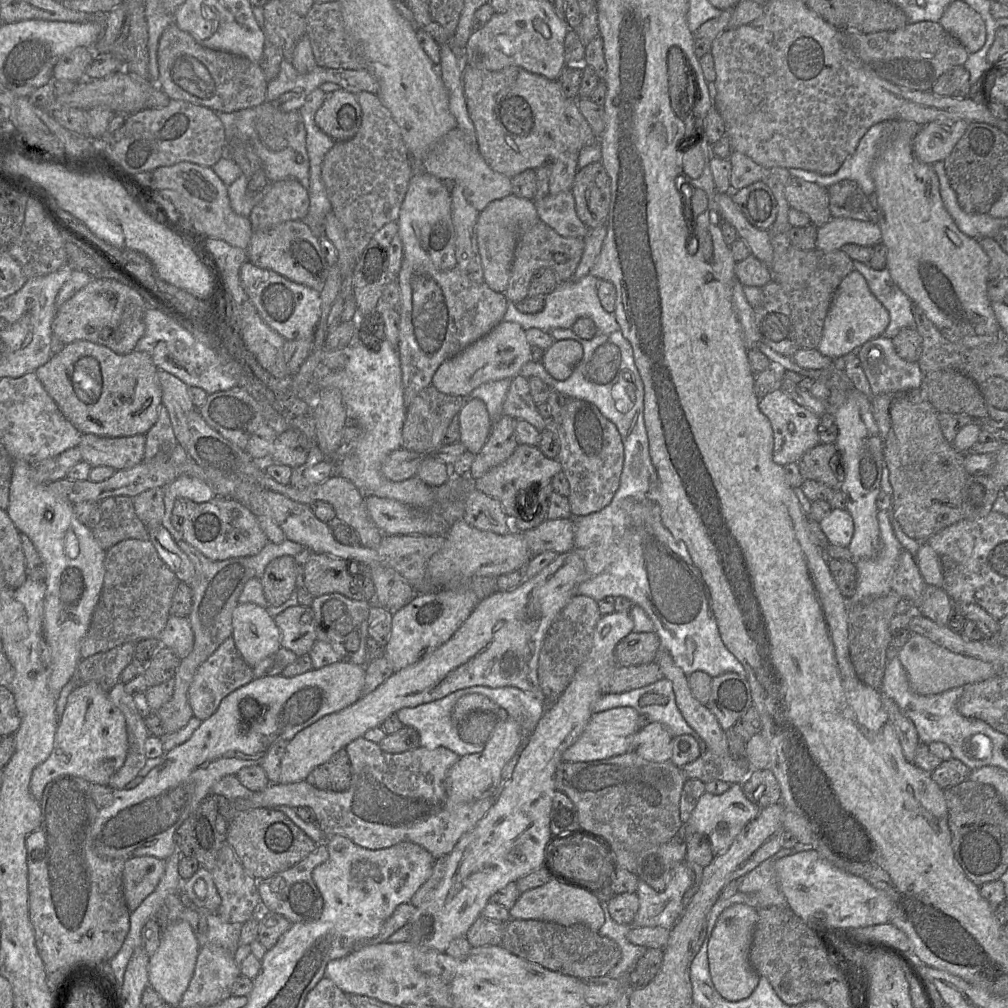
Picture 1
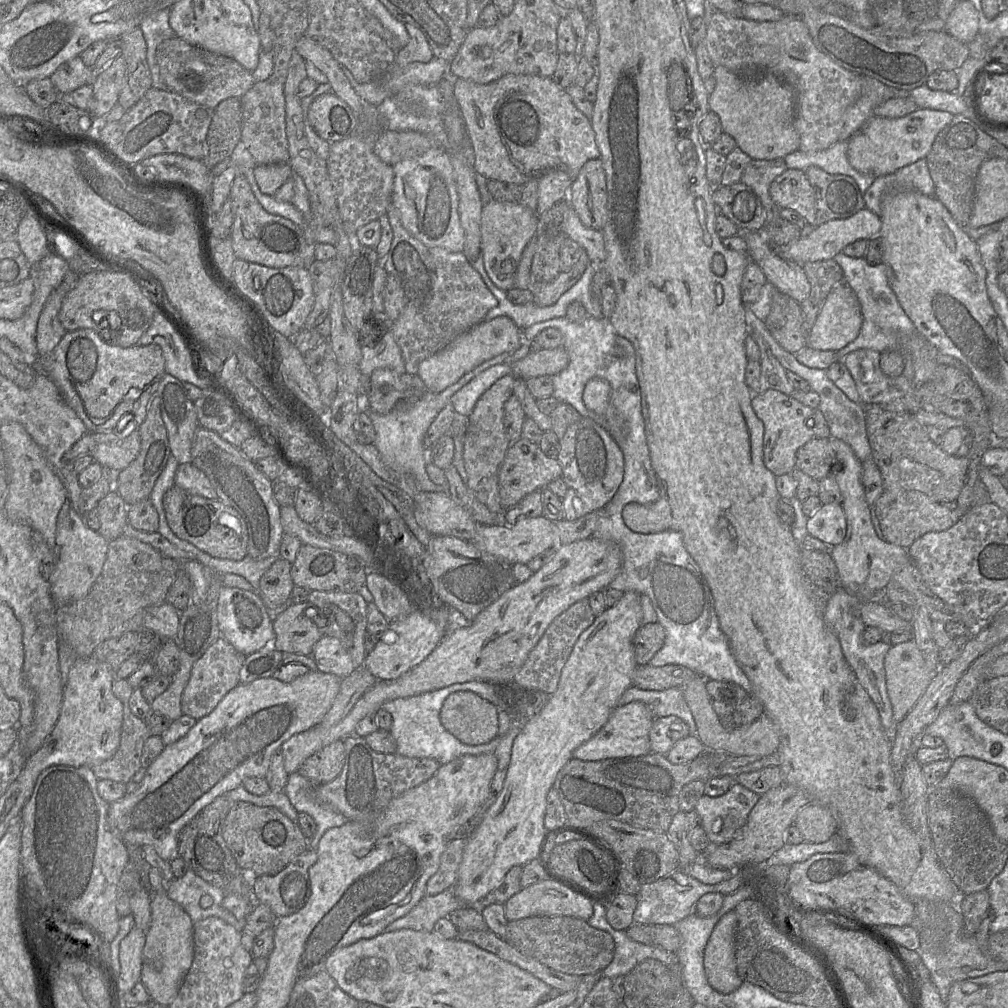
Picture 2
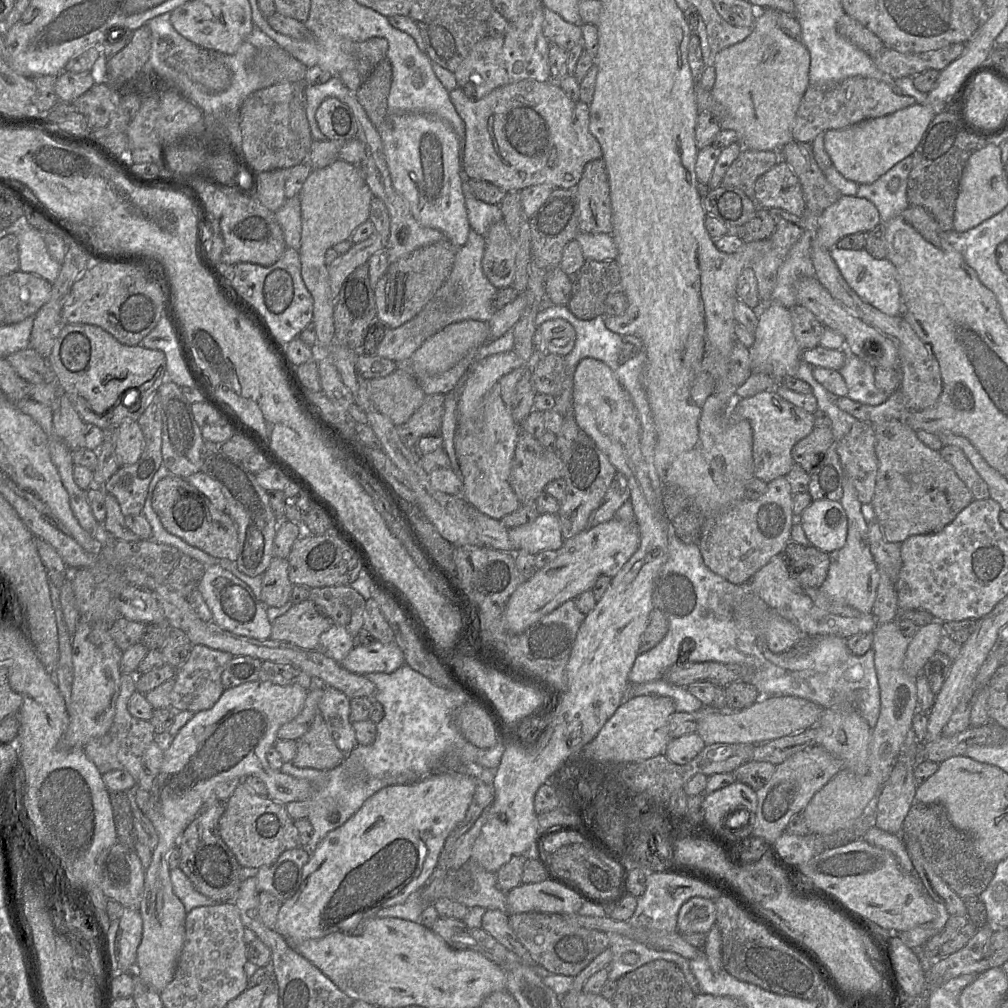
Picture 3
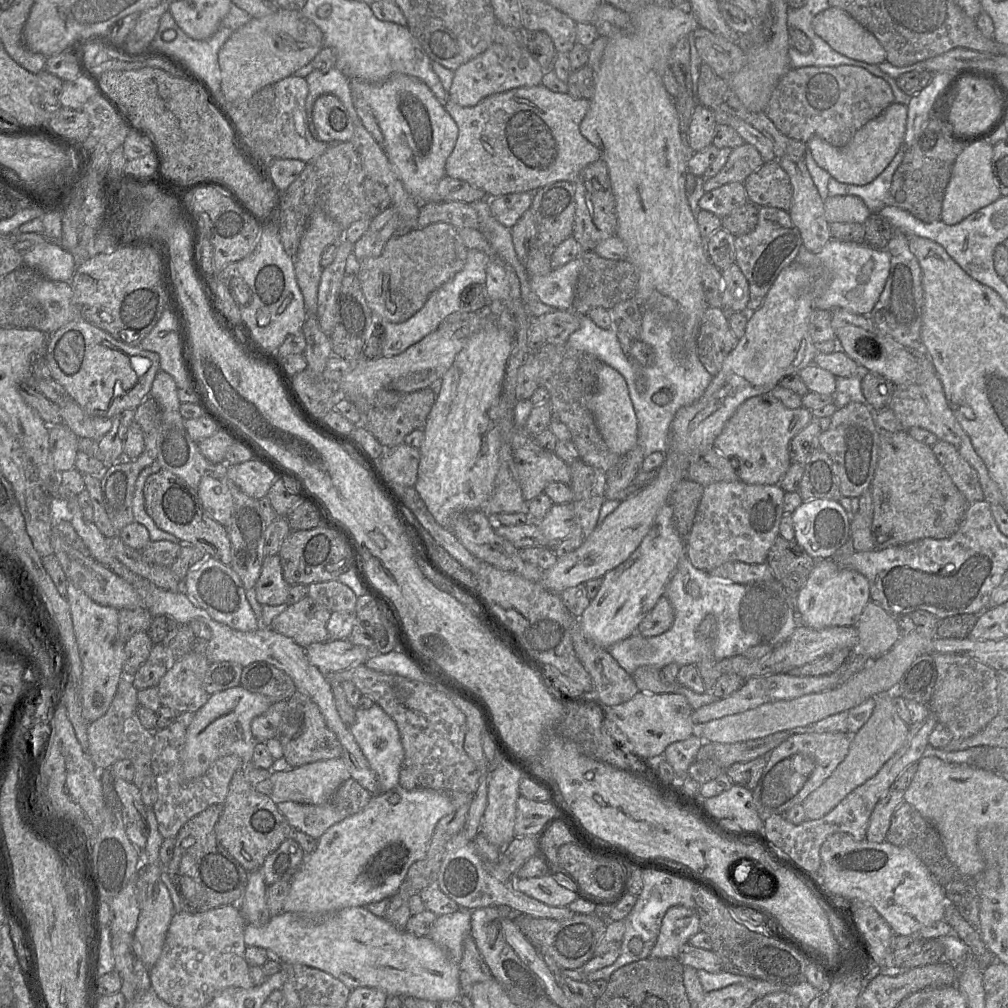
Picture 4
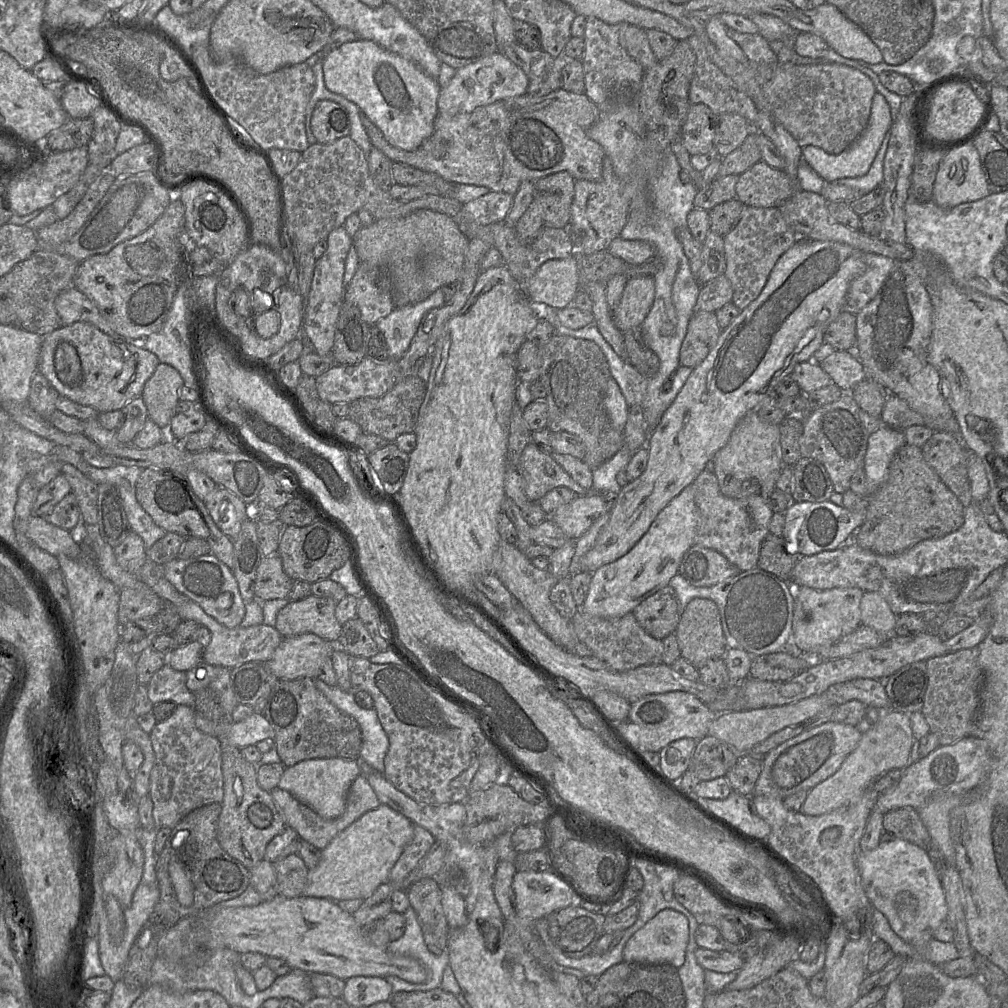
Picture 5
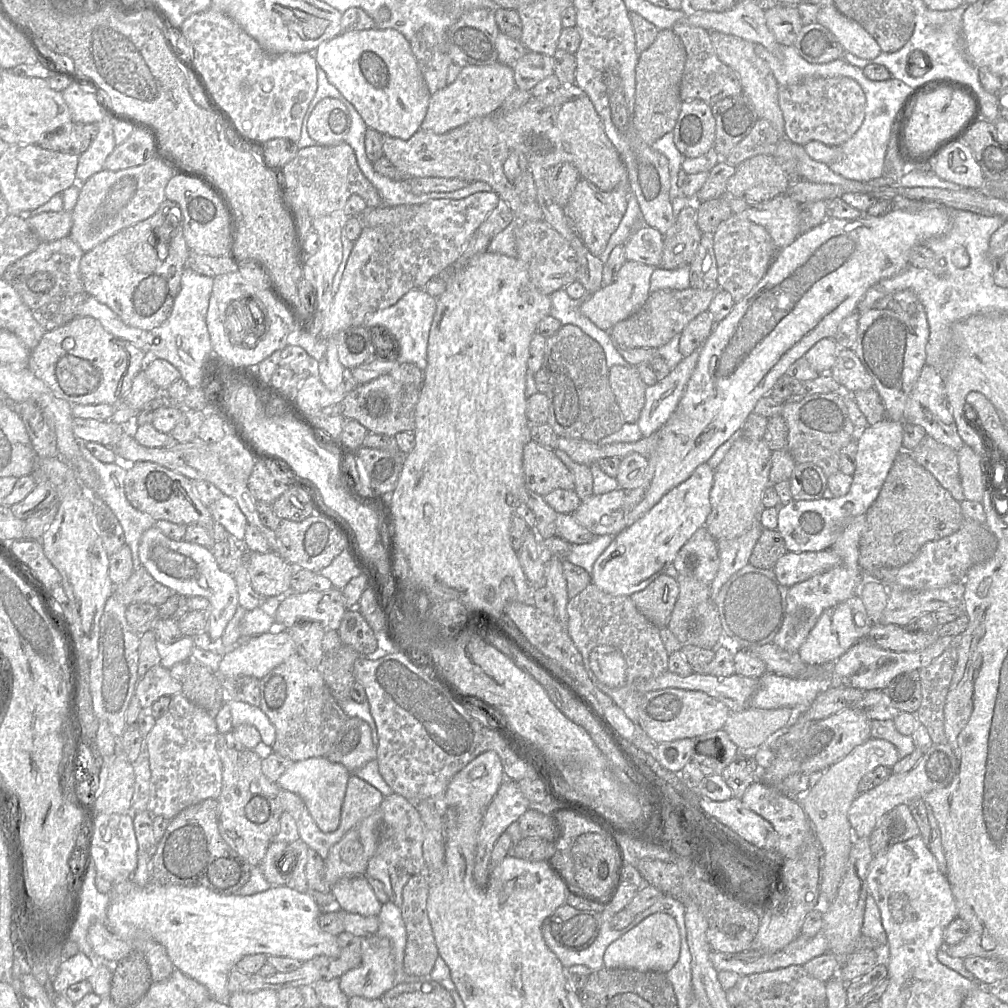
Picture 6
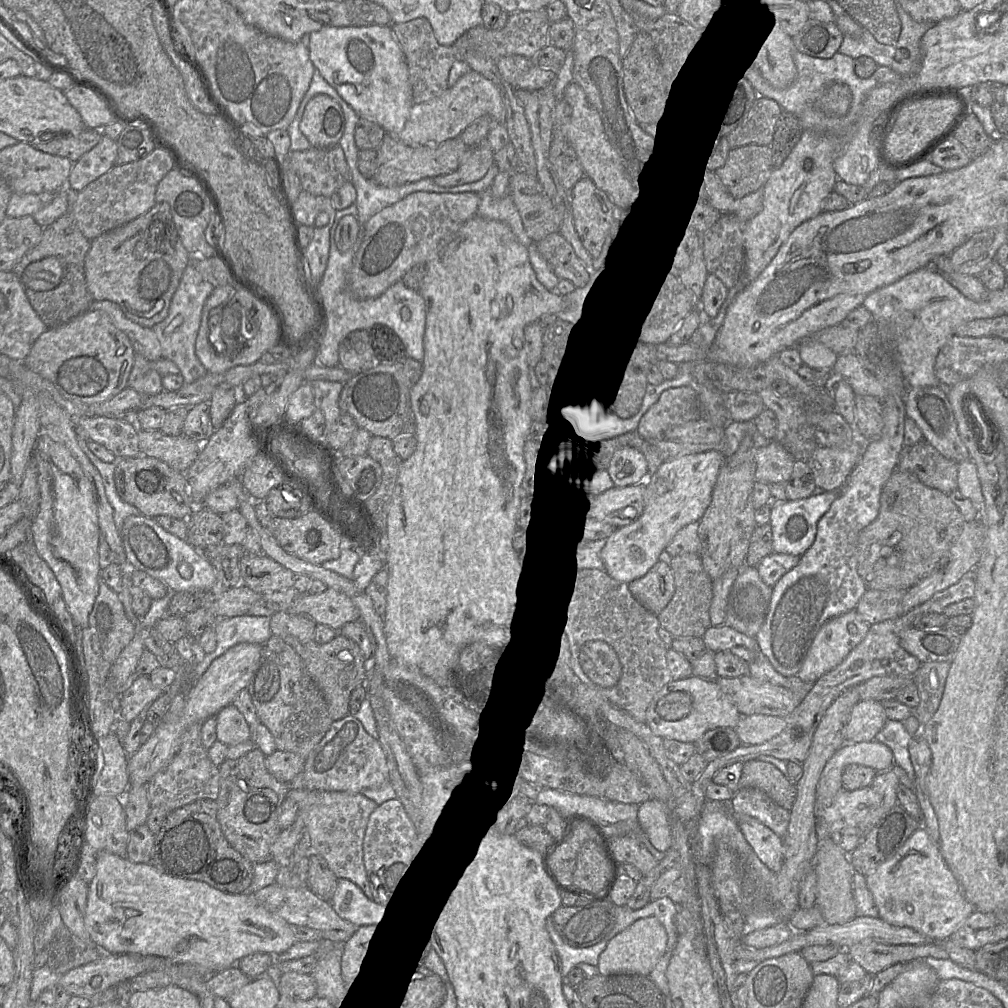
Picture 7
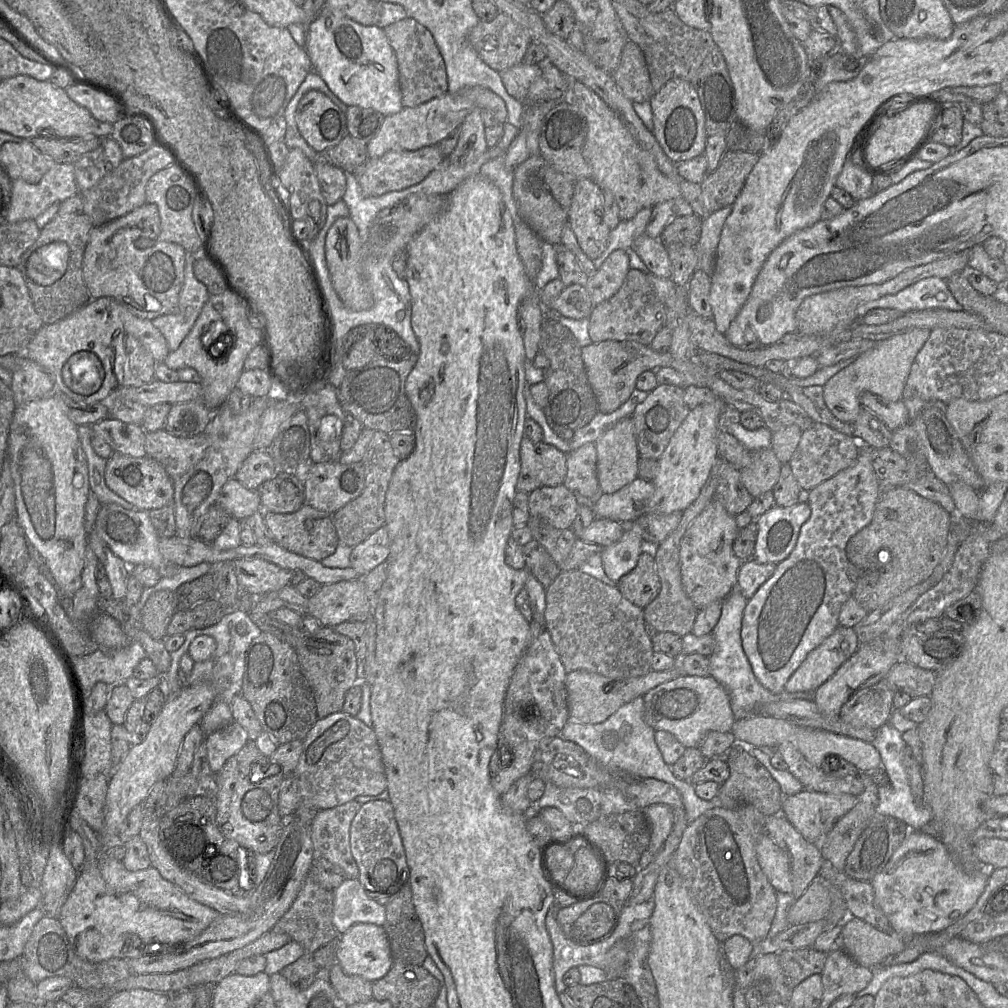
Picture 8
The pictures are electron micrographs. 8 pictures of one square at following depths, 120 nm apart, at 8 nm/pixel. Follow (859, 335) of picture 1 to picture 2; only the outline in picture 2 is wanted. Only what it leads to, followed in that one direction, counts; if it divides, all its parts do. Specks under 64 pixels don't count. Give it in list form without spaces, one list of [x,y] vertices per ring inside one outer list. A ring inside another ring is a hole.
[[[844,281],[834,286],[807,337],[807,346],[837,352],[860,333],[863,315],[859,299]]]

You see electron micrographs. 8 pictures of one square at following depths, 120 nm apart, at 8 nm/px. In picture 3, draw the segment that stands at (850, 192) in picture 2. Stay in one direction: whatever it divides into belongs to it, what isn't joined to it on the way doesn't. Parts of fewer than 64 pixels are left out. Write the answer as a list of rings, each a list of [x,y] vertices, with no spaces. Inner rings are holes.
[[[793,140],[778,152],[780,159],[785,161],[797,175],[806,208],[814,215],[820,216],[826,208],[842,196],[817,165],[811,143]]]

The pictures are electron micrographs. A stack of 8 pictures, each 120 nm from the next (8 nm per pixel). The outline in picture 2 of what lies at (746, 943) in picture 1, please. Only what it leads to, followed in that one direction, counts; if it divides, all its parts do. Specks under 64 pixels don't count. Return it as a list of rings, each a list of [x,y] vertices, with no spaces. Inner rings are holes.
[[[731,910],[716,924],[704,951],[704,967],[708,982],[722,994],[734,992],[744,982],[737,973],[736,927],[737,914]]]

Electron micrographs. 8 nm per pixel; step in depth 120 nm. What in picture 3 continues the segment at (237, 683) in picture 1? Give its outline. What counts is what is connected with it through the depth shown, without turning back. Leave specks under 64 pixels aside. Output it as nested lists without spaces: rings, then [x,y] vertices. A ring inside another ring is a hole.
[[[202,644],[193,645],[187,661],[176,668],[174,686],[170,693],[170,708],[174,712],[199,711],[211,708],[224,692],[221,675],[232,655]]]

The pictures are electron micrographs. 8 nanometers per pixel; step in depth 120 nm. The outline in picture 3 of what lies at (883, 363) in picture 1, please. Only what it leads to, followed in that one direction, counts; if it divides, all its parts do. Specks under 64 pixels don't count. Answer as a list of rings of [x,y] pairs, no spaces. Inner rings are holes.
[[[849,354],[839,370],[848,392],[847,397],[861,404],[879,405],[887,400],[888,394],[875,386],[875,369],[858,356]]]

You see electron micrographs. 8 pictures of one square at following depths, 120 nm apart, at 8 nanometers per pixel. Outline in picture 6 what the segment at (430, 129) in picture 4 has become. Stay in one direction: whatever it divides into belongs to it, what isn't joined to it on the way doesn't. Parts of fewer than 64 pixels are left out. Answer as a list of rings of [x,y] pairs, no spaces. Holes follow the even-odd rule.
[[[372,28],[341,33],[321,43],[314,58],[329,83],[355,107],[367,127],[402,140],[420,130],[431,94],[409,42],[397,30]]]

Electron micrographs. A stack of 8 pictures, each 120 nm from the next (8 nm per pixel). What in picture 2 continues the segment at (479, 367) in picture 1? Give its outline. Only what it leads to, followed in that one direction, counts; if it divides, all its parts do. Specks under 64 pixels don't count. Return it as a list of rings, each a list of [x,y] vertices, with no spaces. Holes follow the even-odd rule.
[[[500,316],[490,321],[483,321],[457,336],[439,352],[423,360],[419,364],[417,375],[428,391],[442,392],[483,362],[501,354],[515,353],[523,342],[522,330],[510,318]]]

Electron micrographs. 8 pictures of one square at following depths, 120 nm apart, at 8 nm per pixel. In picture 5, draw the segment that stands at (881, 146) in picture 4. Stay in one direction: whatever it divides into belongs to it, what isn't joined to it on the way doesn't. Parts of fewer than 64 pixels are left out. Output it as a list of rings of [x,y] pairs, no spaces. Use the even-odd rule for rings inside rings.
[[[876,92],[872,99],[870,117],[867,125],[857,139],[839,154],[830,154],[823,149],[808,145],[802,148],[802,159],[826,182],[834,182],[841,178],[864,176],[881,146],[893,122],[890,106],[885,97]]]

